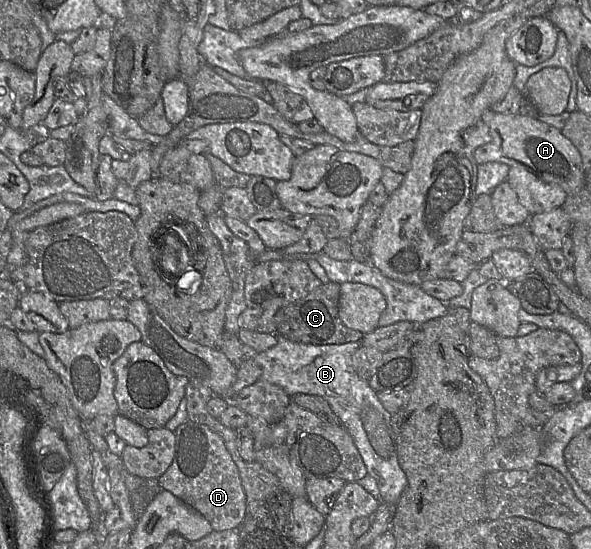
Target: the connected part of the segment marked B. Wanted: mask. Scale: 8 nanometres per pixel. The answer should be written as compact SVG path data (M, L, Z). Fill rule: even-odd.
M277 335L275 346L248 359L253 359L261 367L262 375L259 380L281 387L289 396L302 393L324 398L340 419L340 423L351 435L367 468L368 475L376 480L380 492L379 501L396 505L407 486L407 478L398 461L397 441L391 423L392 414L384 408L378 398L378 393L370 387L368 381L361 379L352 369L351 358L360 345L361 341L328 345L305 344Z

